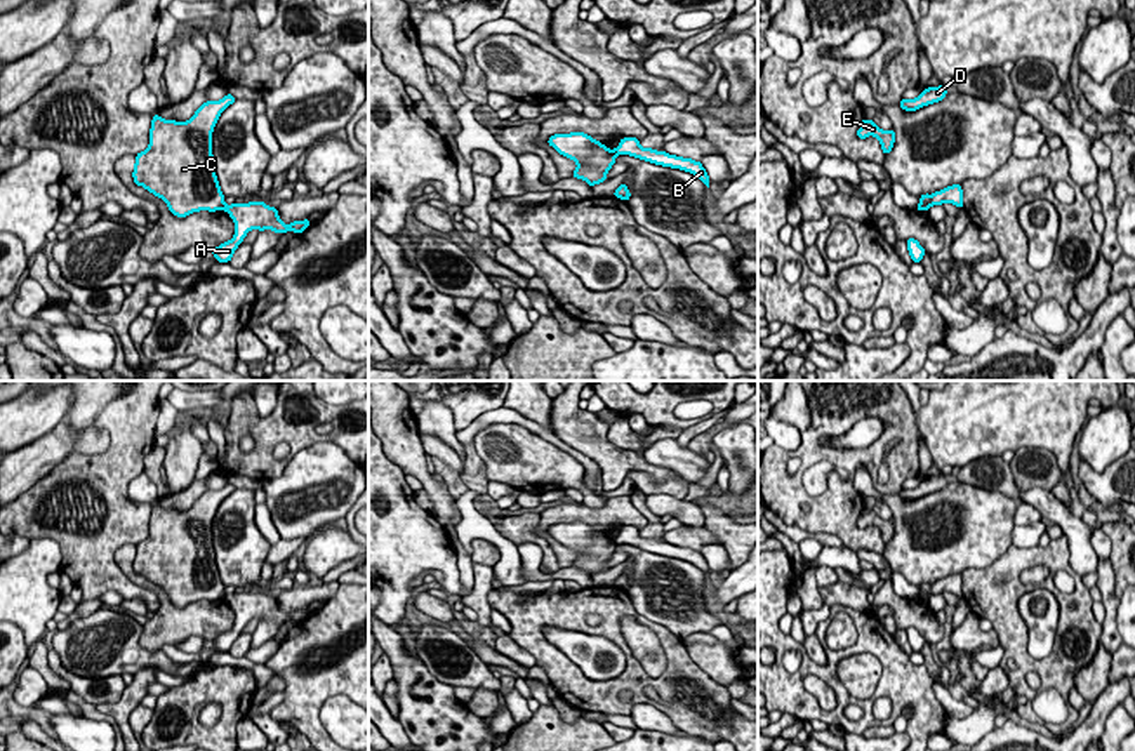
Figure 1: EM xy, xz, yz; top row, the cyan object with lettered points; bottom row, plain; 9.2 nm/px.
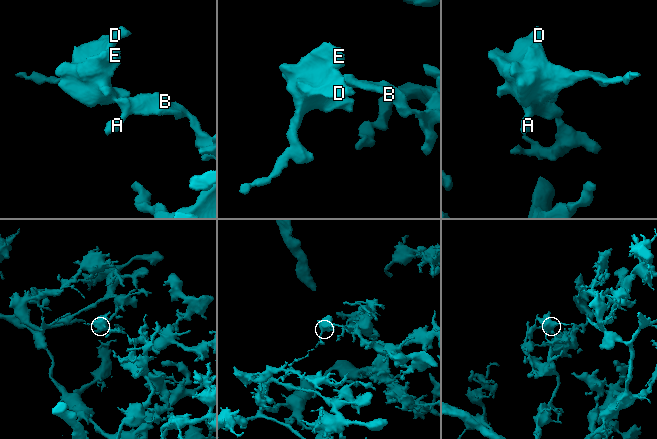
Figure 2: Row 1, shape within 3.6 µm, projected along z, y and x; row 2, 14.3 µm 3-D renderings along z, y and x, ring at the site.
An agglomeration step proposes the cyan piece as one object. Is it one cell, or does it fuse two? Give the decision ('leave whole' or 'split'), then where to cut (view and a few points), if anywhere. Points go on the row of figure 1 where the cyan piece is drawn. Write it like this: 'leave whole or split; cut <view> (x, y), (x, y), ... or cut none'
split; cut xz (612, 150), (616, 155)

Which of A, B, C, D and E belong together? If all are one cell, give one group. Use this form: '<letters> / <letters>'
A B / C D E

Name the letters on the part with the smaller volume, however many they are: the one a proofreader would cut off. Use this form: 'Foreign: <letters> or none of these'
Foreign: C, D, E

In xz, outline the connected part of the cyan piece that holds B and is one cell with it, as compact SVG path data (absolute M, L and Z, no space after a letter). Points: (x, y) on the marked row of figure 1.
M622 137L619 146L614 150L615 155L629 155L655 165L680 169L685 172L694 174L697 179L700 179L709 188L709 176L700 162L695 162L692 158L683 158L676 155L669 155L666 151L657 151L652 148L641 148L640 139L636 137Z

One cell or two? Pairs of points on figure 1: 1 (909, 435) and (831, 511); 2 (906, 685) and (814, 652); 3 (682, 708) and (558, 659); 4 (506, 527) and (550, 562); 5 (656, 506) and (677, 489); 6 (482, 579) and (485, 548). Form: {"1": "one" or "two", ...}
{"1": "one", "2": "two", "3": "one", "4": "one", "5": "two", "6": "two"}

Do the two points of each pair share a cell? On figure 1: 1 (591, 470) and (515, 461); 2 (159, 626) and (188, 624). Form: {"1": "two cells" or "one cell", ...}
{"1": "two cells", "2": "one cell"}

